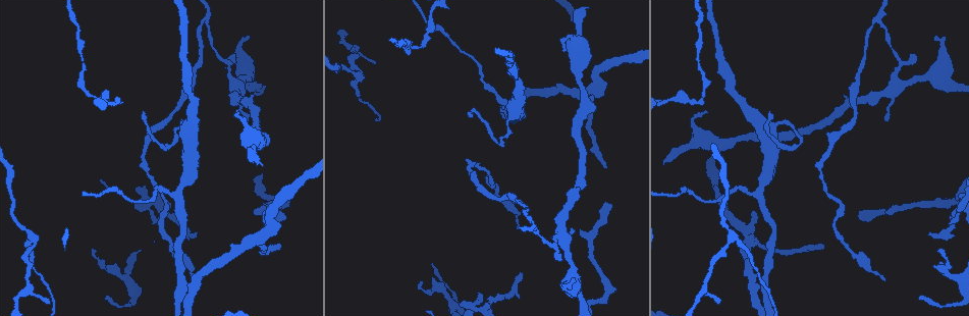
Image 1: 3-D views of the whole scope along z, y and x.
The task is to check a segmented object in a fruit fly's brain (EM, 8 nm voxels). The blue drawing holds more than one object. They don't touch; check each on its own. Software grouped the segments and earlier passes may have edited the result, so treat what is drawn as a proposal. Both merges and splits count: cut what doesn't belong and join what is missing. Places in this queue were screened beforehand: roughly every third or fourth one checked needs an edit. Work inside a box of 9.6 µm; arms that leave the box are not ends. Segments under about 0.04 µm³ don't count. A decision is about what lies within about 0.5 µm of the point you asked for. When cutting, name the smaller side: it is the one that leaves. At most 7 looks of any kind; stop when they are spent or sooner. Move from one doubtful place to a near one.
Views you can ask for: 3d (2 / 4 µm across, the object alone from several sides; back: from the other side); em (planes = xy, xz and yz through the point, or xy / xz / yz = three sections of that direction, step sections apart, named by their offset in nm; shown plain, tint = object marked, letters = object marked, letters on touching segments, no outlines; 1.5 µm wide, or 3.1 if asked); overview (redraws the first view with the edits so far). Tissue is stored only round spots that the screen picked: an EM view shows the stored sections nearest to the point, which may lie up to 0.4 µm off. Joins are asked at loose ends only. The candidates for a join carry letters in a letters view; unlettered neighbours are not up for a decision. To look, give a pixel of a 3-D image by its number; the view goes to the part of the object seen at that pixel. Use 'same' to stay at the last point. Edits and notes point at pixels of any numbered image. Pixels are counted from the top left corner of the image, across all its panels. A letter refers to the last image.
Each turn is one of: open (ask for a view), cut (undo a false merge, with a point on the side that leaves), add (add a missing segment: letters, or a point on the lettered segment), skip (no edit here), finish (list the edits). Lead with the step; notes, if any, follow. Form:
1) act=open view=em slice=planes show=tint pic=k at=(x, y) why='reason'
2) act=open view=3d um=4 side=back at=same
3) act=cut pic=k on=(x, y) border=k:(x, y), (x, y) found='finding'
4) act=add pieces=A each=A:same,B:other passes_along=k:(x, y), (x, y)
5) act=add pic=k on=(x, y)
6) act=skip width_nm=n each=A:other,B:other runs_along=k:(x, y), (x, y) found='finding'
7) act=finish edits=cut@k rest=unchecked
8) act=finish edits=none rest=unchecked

act=open view=em slice=planes show=tint pic=1 at=(892, 84) why='three-way junction'

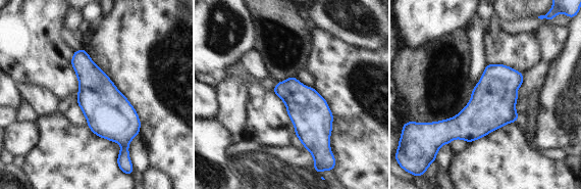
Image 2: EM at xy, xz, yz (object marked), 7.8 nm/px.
act=open view=em slice=planes show=letters at=same

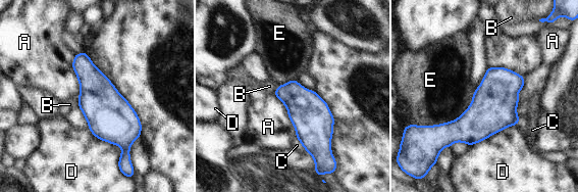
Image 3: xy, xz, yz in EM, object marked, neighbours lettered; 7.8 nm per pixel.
act=skip each=A:other,B:other,C:other,D:other,E:other border=3:(524, 77), (518, 94), (519, 122) found='one neuron here'

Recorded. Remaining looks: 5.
act=open view=em slice=xz step=4 show=letters pic=1 at=(931, 237) why='free end'

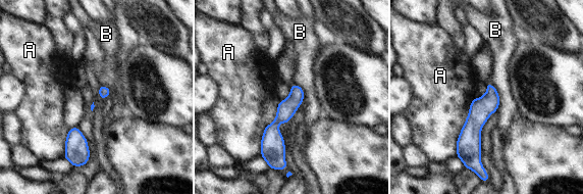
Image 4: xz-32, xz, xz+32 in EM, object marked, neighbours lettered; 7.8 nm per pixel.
act=open view=em slice=planes show=letters at=same why='cut it another way'

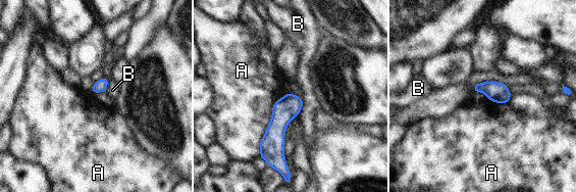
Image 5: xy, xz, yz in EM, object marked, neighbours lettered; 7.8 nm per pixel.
act=skip longest_contact=A:550nm each=A:other,B:other border=5:(285, 94), (273, 105), (259, 155) found='none of them fits'

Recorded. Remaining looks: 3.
act=open view=3d um=4 pic=1 at=(31, 237) why='calibre changes'

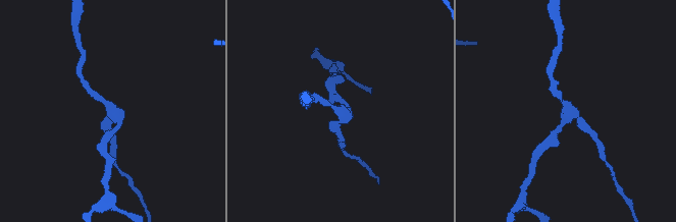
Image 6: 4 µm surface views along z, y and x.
act=open view=em slice=planes show=tint pic=6 at=(114, 115) arms=3 why='shape alone is not enough'

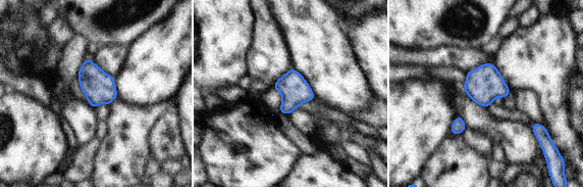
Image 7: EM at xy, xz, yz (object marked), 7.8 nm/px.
act=open view=em slice=planes show=letters at=same

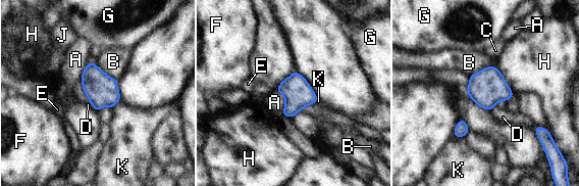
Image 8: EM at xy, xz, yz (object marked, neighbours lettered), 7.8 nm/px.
act=skip width_nm=220 each=A:other,B:other,C:other,D:other,E:other,F:other,G:other,H:other,J:other,K:other border=8:(90, 60), (82, 88), (91, 103) found='all the same neuron'

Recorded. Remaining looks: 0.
act=finish edits=none rest=unchecked

